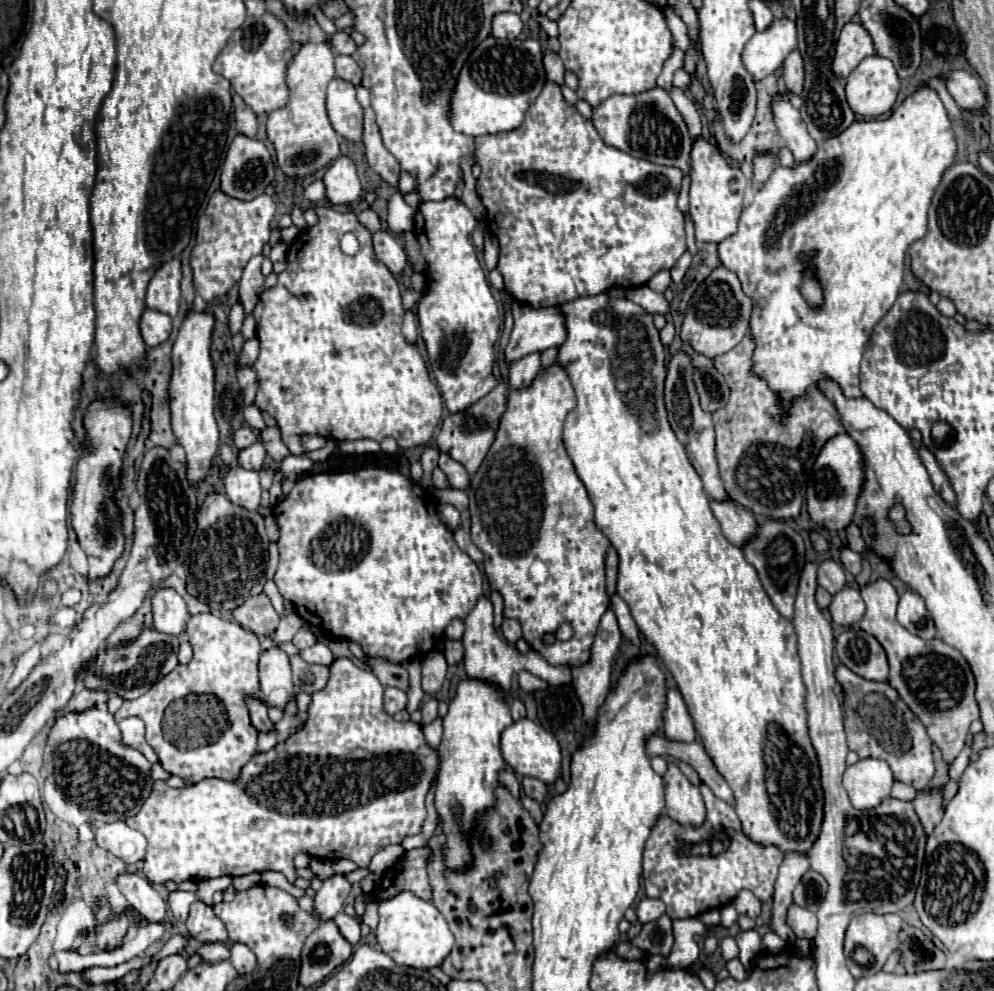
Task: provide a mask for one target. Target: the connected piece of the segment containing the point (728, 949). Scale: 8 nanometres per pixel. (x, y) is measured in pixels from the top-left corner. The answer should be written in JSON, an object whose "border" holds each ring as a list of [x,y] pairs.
{"border":[[[724,938],[722,944],[720,944],[720,948],[722,948],[724,960],[732,960],[732,958],[738,956],[738,946],[736,946],[736,940],[734,938]]]}

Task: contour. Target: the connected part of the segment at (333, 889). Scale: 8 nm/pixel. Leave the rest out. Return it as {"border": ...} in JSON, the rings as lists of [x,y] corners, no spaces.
{"border":[[[334,876],[334,878],[326,880],[322,884],[322,888],[314,896],[314,910],[312,910],[312,914],[318,920],[334,918],[342,910],[348,892],[350,892],[350,882],[346,878]]]}

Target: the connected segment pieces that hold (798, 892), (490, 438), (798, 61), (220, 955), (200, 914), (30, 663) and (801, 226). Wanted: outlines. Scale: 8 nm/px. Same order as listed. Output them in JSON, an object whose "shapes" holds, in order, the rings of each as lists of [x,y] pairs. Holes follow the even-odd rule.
{"shapes":[[[[808,870],[808,872],[802,876],[802,880],[800,880],[800,884],[796,886],[796,890],[794,890],[794,902],[800,904],[800,906],[804,906],[804,908],[808,908],[810,912],[818,912],[816,902],[824,898],[826,888],[828,888],[826,880],[824,880],[818,872]]],[[[500,382],[492,392],[488,392],[488,396],[480,398],[476,404],[468,406],[462,412],[448,414],[444,418],[440,434],[436,436],[436,444],[438,444],[440,452],[446,452],[452,458],[476,458],[476,470],[478,470],[494,442],[494,436],[498,432],[504,410],[506,410],[506,388]]],[[[792,52],[788,56],[788,60],[784,62],[782,66],[782,78],[784,78],[784,84],[786,88],[792,92],[792,94],[802,94],[802,84],[804,84],[804,62],[802,62],[802,56],[800,52]]],[[[202,944],[196,954],[202,958],[202,962],[206,964],[218,964],[222,960],[228,960],[230,958],[230,952],[228,952],[228,946],[226,944]]],[[[194,902],[190,906],[190,916],[188,916],[188,932],[192,938],[200,942],[226,942],[228,934],[220,918],[214,914],[212,906],[204,902]]],[[[36,643],[17,660],[14,672],[7,684],[8,693],[13,692],[28,677],[38,663],[42,643]]],[[[924,82],[908,98],[904,98],[904,102],[896,110],[892,110],[892,114],[888,118],[884,118],[884,120],[856,120],[850,128],[846,128],[840,136],[836,136],[836,140],[824,140],[818,146],[818,152],[812,160],[808,160],[804,164],[798,162],[796,168],[776,168],[774,174],[770,176],[770,180],[766,182],[766,186],[756,192],[752,204],[742,210],[738,232],[718,244],[720,262],[740,278],[744,294],[752,300],[750,332],[752,332],[752,336],[756,336],[756,352],[754,352],[754,368],[752,370],[758,376],[764,376],[768,380],[768,386],[778,392],[784,406],[788,406],[794,396],[804,394],[808,386],[818,384],[818,380],[824,378],[824,376],[838,382],[842,392],[848,398],[862,396],[860,386],[858,386],[858,382],[860,382],[858,376],[860,376],[860,360],[862,360],[862,354],[864,354],[864,344],[868,342],[868,336],[872,334],[872,328],[876,326],[876,320],[880,320],[884,316],[884,312],[888,312],[888,308],[892,308],[894,298],[898,298],[898,294],[900,294],[900,288],[902,288],[902,282],[904,282],[902,276],[904,276],[906,250],[910,248],[912,242],[920,240],[926,234],[928,208],[930,208],[932,196],[934,196],[934,192],[936,192],[936,188],[942,180],[942,174],[956,162],[956,154],[958,154],[956,134],[952,130],[952,122],[948,118],[948,112],[944,108],[942,100],[938,98],[938,92]],[[810,250],[816,250],[816,256],[812,260],[810,270],[820,278],[822,288],[824,288],[824,304],[818,310],[812,310],[808,306],[808,302],[800,296],[800,290],[798,290],[800,282],[804,280],[804,274],[802,274],[804,266],[798,260],[798,254],[800,252],[810,252]]]]}

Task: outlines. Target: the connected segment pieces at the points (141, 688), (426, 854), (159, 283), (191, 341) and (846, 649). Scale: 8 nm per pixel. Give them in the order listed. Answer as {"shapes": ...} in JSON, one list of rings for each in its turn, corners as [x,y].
{"shapes":[[[[144,628],[140,636],[130,638],[118,646],[108,648],[108,652],[98,654],[98,662],[92,662],[92,676],[88,670],[78,674],[78,682],[90,690],[104,690],[108,694],[120,694],[124,700],[140,698],[166,674],[178,666],[178,646],[180,638],[162,634],[154,628]]],[[[414,848],[404,854],[398,866],[386,874],[376,890],[376,902],[394,898],[398,892],[410,890],[422,900],[432,900],[432,886],[426,872],[426,862],[430,858],[430,848]]],[[[172,258],[164,262],[152,276],[146,290],[146,306],[168,316],[176,316],[180,304],[180,260]]],[[[190,312],[178,332],[172,348],[172,380],[170,380],[170,412],[172,430],[186,450],[186,476],[190,484],[202,482],[218,452],[218,426],[214,420],[214,366],[210,358],[210,336],[214,318],[208,312]]],[[[858,626],[848,628],[836,638],[836,654],[840,662],[866,680],[888,680],[888,660],[882,644]]]]}

